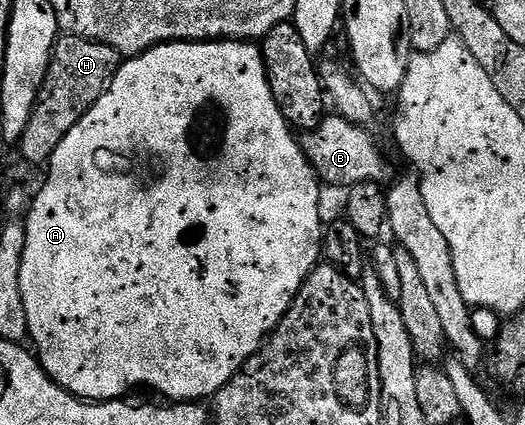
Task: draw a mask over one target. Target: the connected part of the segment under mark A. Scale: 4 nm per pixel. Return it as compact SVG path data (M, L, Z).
M168 41L165 45L157 45L153 49L148 49L145 53L140 53L137 57L130 57L117 70L113 76L113 81L105 94L90 107L67 131L63 143L55 147L55 151L50 155L47 162L49 174L45 177L45 182L41 185L41 190L35 193L31 204L27 210L27 216L23 224L27 235L27 247L23 247L23 267L19 271L19 287L23 295L23 311L27 311L27 327L29 328L28 340L33 341L32 348L35 356L45 369L45 373L56 385L63 387L73 396L81 398L90 403L100 403L102 401L116 401L126 396L128 389L133 389L136 385L146 385L149 389L154 389L157 393L162 393L164 400L169 403L201 403L206 399L217 396L219 390L226 385L234 375L239 372L265 344L266 339L275 331L275 327L287 315L291 307L294 295L301 290L303 283L308 279L309 272L316 269L323 257L323 220L321 221L321 189L323 182L317 176L315 167L307 159L301 142L295 136L289 120L279 111L279 103L275 103L275 95L269 86L269 76L265 70L265 60L261 58L261 50L251 41Z

